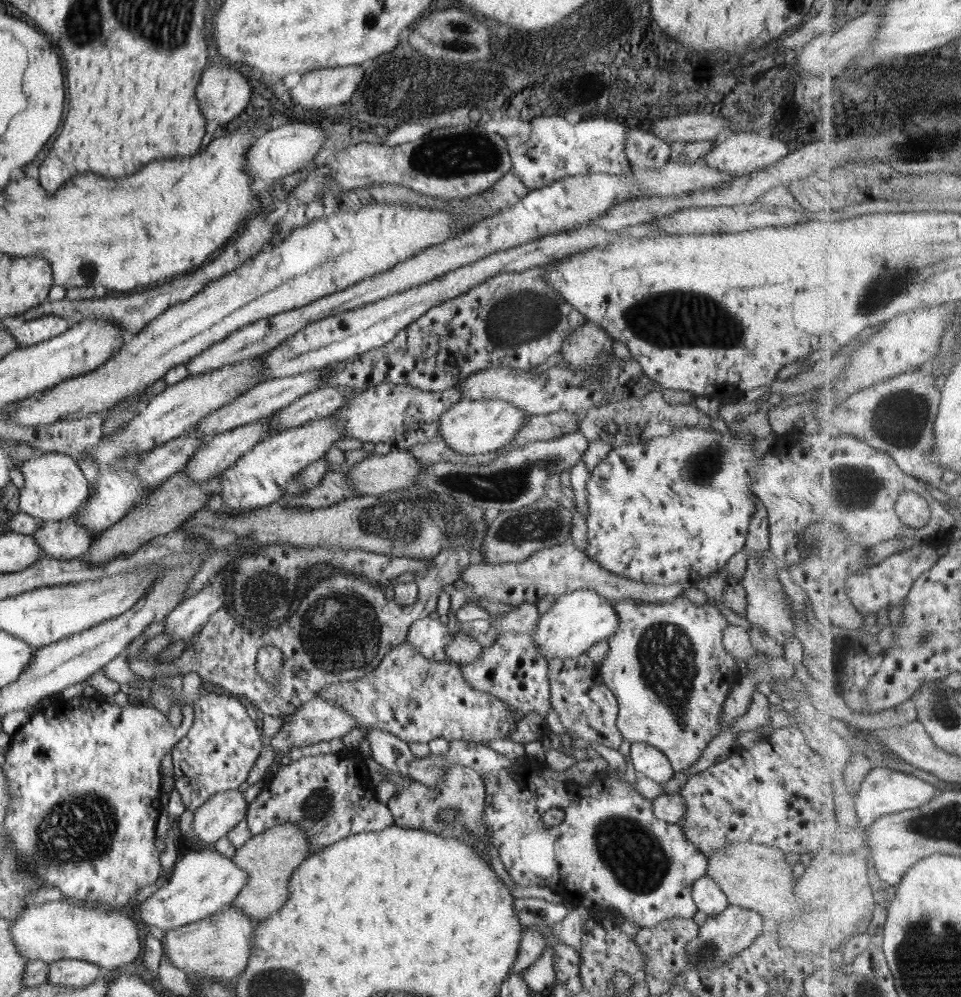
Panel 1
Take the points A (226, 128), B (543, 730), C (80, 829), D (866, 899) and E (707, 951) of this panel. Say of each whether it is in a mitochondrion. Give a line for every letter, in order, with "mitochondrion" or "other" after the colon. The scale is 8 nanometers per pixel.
A: other
B: other
C: mitochondrion
D: other
E: mitochondrion

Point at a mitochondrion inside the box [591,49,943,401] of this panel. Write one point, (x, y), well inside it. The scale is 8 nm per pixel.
(672, 319)

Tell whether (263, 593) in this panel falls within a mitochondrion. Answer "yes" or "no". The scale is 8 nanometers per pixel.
yes

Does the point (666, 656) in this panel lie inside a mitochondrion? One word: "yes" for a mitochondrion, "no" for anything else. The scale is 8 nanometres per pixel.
yes

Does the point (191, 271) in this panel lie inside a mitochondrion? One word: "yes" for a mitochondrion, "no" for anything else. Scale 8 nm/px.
no

